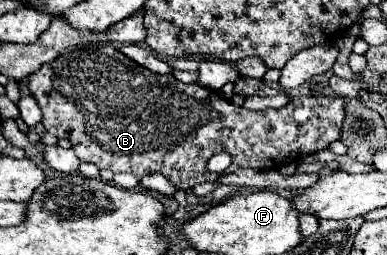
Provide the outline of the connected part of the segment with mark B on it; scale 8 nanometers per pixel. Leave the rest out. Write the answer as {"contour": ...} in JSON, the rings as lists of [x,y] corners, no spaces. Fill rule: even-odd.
{"contour":[[[111,44],[69,50],[57,60],[43,64],[37,72],[33,72],[33,76],[27,76],[25,82],[43,112],[41,122],[45,130],[57,138],[67,138],[81,162],[91,162],[99,170],[107,168],[111,172],[129,172],[137,180],[157,172],[163,174],[175,188],[183,190],[201,182],[215,182],[219,178],[219,174],[211,174],[207,170],[207,160],[221,150],[233,156],[233,164],[223,174],[243,168],[277,170],[289,162],[297,162],[299,158],[335,142],[341,134],[341,122],[345,116],[345,100],[327,96],[299,96],[291,98],[289,104],[277,110],[249,110],[225,100],[219,92],[201,84],[183,84],[173,74],[155,74],[127,58]]]}

